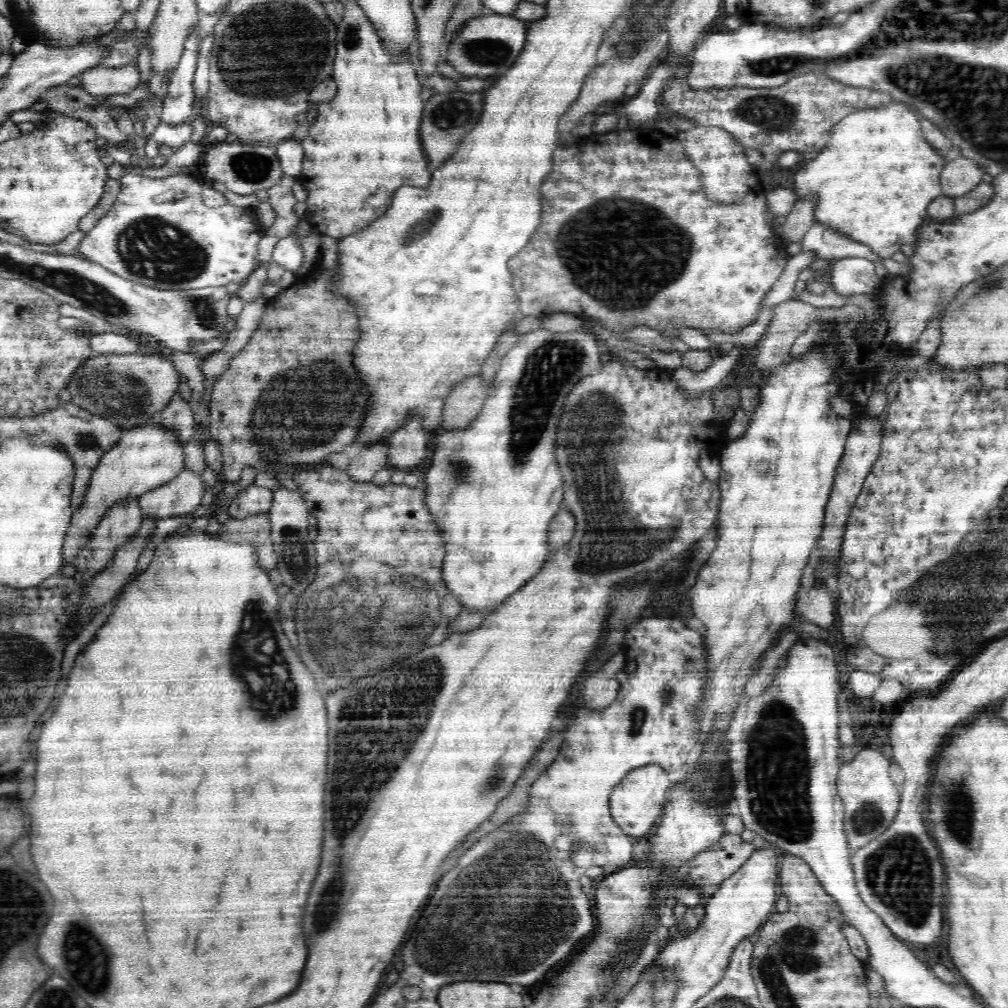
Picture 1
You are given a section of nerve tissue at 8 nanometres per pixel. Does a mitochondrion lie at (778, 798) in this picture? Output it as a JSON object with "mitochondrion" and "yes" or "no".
{"mitochondrion":"yes"}

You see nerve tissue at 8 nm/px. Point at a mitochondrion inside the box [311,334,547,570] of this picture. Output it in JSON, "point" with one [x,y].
{"point":[455,471]}

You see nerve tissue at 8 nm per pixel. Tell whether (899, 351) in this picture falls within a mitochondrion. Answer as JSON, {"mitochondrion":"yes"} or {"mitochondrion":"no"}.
{"mitochondrion":"no"}

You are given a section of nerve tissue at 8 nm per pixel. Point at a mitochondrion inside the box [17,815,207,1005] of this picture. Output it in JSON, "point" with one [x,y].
{"point":[84,953]}

